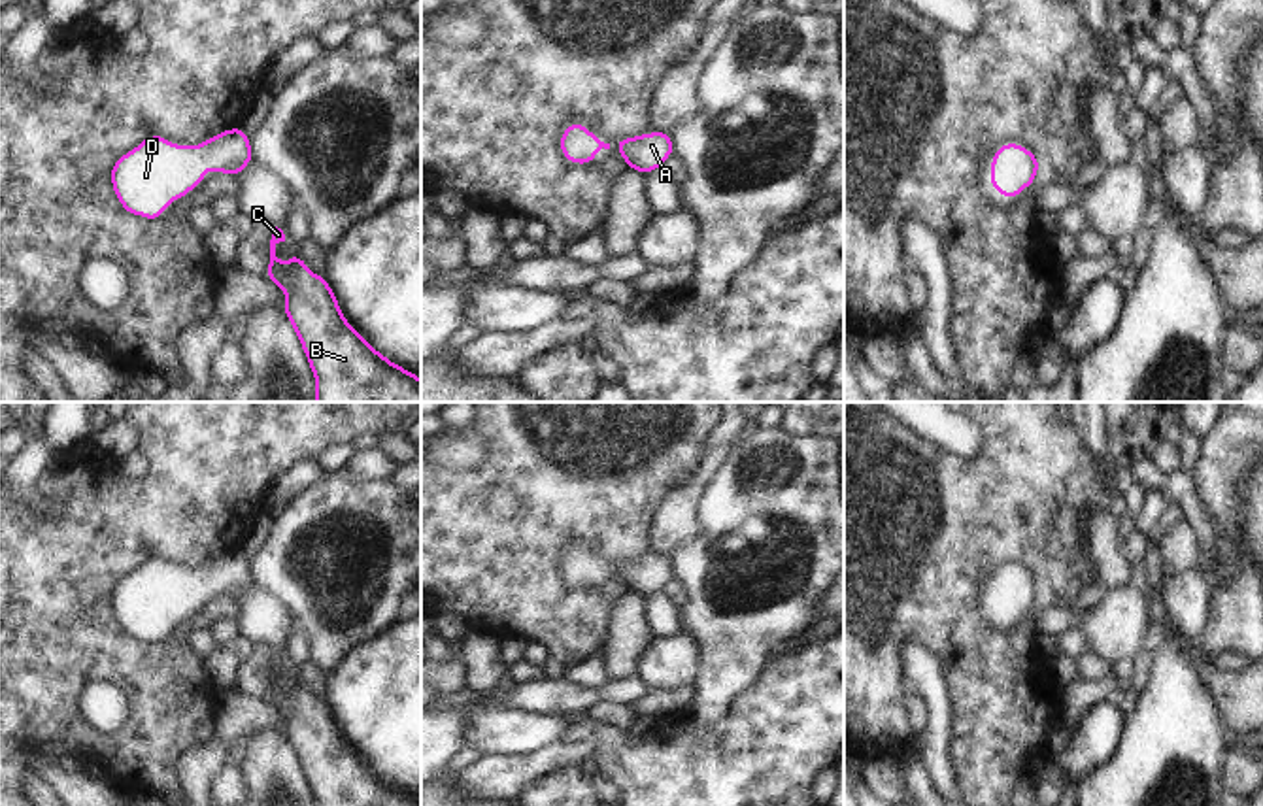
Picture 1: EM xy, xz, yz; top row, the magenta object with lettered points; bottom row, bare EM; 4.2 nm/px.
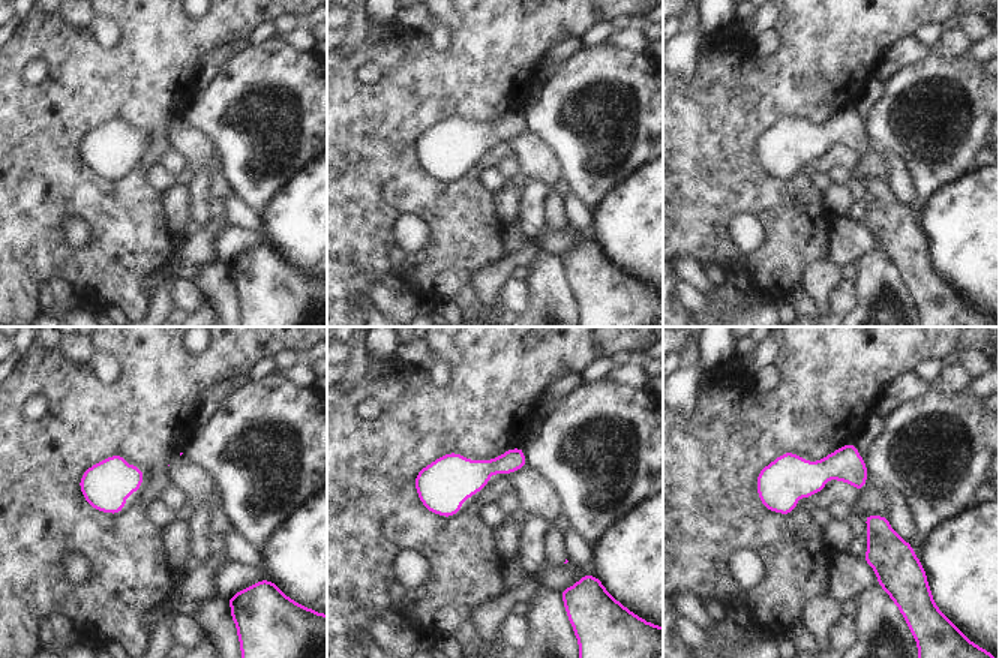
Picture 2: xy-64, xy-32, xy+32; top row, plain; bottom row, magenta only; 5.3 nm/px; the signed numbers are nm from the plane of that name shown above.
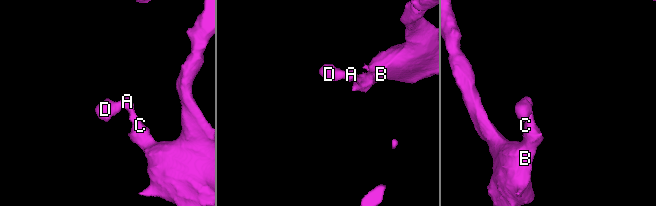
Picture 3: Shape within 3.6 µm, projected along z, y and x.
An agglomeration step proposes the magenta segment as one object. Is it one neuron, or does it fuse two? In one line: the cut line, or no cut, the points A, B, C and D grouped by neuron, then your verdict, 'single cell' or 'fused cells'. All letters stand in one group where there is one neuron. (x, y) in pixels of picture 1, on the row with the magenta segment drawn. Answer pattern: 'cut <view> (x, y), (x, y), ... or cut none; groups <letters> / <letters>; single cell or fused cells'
cut none; groups A B C D; single cell

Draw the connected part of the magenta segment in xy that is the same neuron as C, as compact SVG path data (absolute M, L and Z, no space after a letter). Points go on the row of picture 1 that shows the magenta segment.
M272 225L268 277L285 294L281 308L300 340L315 376L315 402L421 402L421 379L376 351L344 317L336 294L323 276L312 274L293 251L291 260L276 257L276 245L285 242L281 228Z

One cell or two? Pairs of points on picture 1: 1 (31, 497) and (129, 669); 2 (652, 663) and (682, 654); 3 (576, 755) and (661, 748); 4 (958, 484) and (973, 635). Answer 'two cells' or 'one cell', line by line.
1: two cells
2: one cell
3: two cells
4: one cell

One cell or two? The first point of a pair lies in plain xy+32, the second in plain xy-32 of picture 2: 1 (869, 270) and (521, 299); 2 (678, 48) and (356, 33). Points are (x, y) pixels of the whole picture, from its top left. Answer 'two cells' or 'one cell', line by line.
1: two cells
2: one cell

